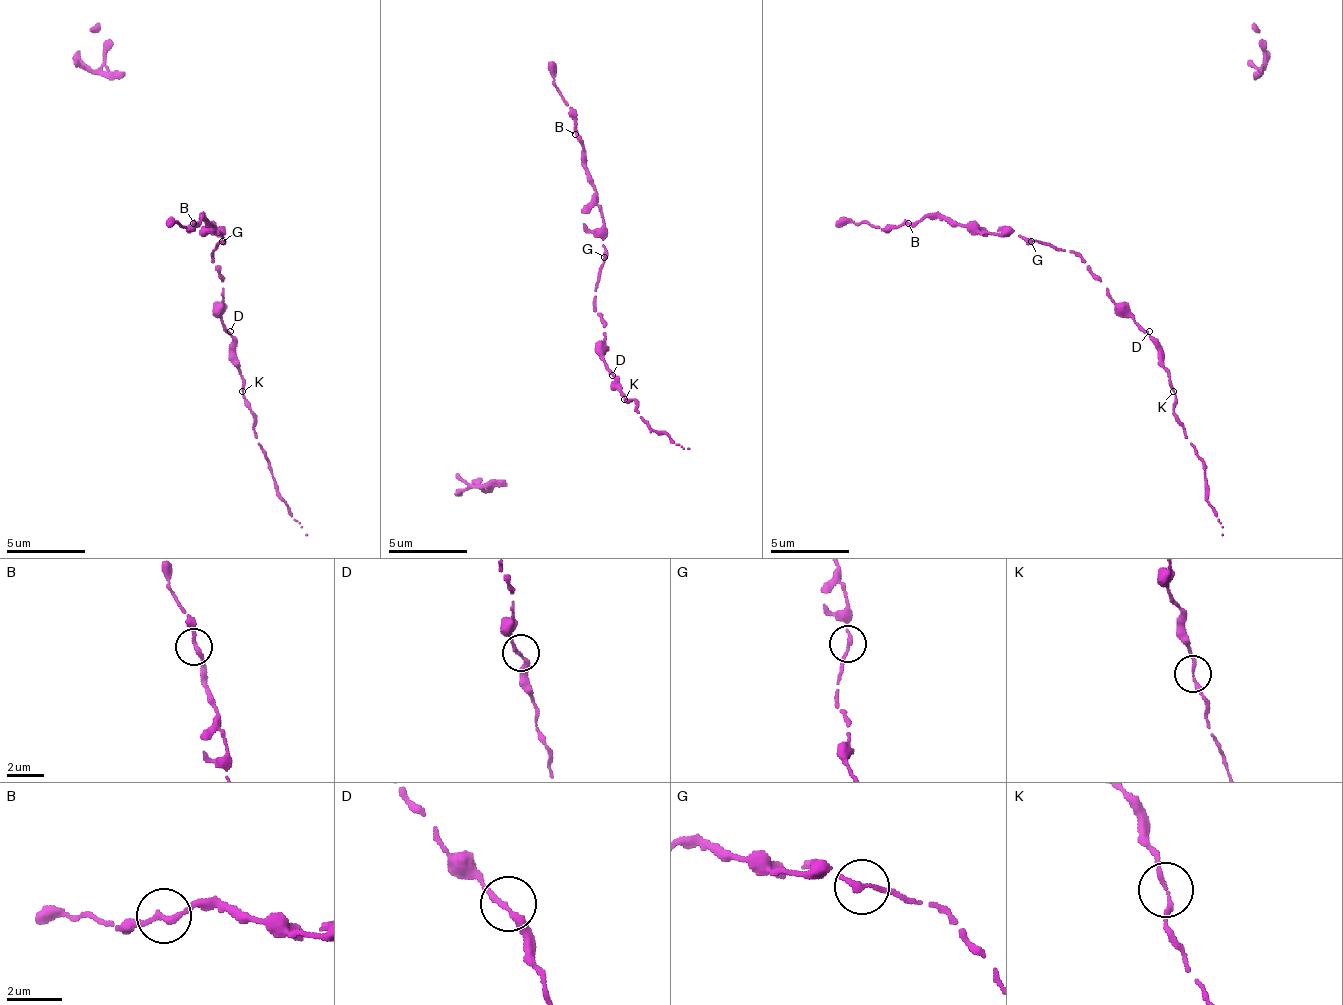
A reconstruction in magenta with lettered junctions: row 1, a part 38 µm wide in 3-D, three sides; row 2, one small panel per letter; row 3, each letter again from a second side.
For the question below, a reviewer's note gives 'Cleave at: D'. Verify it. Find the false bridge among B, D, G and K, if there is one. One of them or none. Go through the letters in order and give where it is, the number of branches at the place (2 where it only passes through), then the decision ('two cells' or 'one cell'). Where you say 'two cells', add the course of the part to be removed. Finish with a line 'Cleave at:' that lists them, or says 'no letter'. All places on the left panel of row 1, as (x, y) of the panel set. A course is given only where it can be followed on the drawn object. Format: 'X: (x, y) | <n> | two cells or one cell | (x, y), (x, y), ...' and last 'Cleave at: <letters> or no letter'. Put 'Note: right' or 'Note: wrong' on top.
Note: wrong
B: (193, 223) | 2 | one cell
D: (230, 331) | 2 | one cell
G: (222, 241) | 2 | one cell
K: (242, 391) | 2 | one cell
Cleave at: no letter

